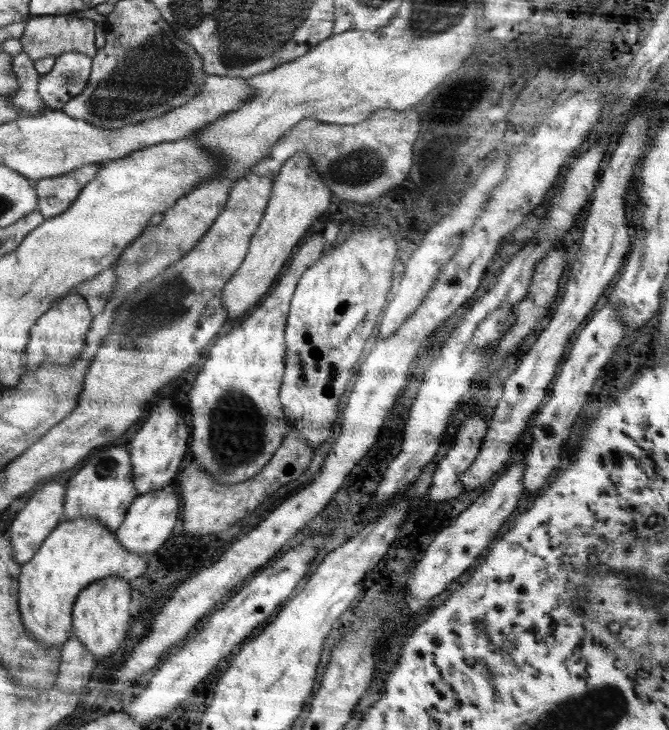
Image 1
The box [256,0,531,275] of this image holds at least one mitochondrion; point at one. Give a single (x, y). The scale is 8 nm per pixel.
(359, 166)

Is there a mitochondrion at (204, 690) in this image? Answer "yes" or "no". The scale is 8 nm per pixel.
no

